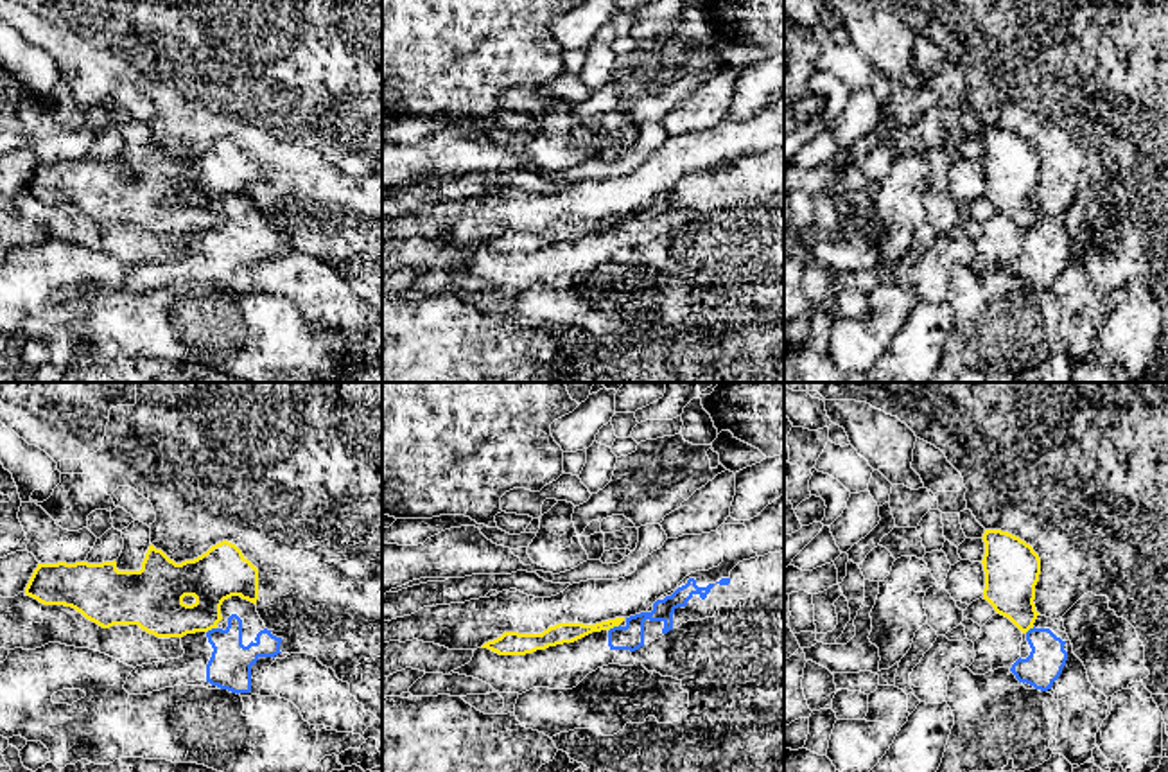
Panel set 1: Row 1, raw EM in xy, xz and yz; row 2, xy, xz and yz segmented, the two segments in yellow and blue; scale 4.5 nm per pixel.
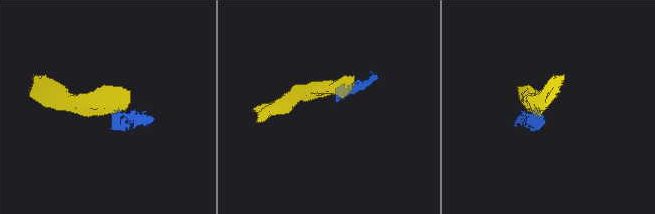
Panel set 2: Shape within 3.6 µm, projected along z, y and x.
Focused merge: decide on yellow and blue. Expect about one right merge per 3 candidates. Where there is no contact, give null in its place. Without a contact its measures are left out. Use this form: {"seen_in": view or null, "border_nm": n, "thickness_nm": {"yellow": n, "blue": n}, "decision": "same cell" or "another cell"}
{"seen_in": "xz", "border_nm": 70, "thickness_nm": {"yellow": 100, "blue": 110}, "decision": "another cell"}

